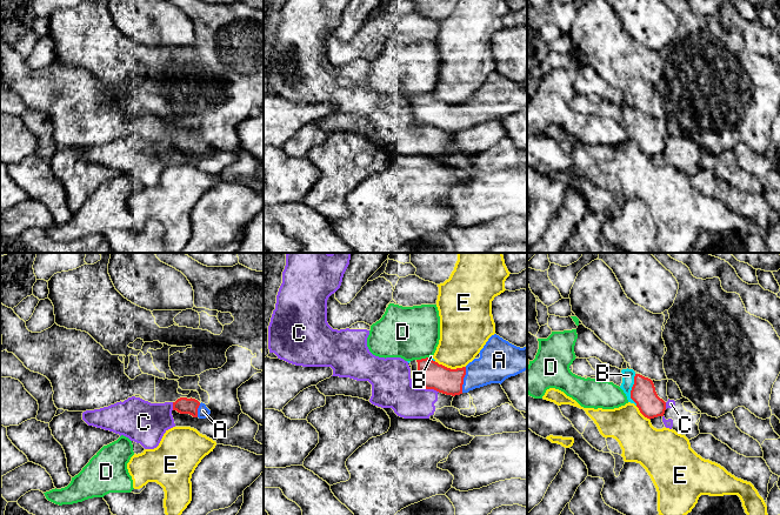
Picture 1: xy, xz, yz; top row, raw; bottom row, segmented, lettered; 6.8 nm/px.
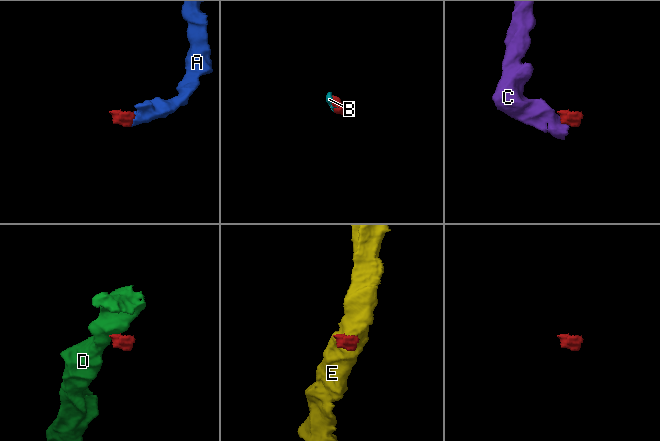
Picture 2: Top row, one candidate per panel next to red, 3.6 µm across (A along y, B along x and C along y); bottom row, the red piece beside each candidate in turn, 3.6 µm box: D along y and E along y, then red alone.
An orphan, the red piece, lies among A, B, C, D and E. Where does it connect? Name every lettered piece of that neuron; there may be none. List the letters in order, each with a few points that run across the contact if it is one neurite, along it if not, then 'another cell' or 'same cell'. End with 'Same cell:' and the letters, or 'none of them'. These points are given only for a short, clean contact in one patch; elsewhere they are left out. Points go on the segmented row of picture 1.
A: line xz (432, 375), (444, 380), (462, 380), (495, 365); same cell
B: same cell
C: line xz (420, 387), (439, 392); another cell
D: line xz (430, 356), (417, 360); another cell
E: line xz (434, 361), (451, 368), (465, 367); another cell
Same cell: A, B

